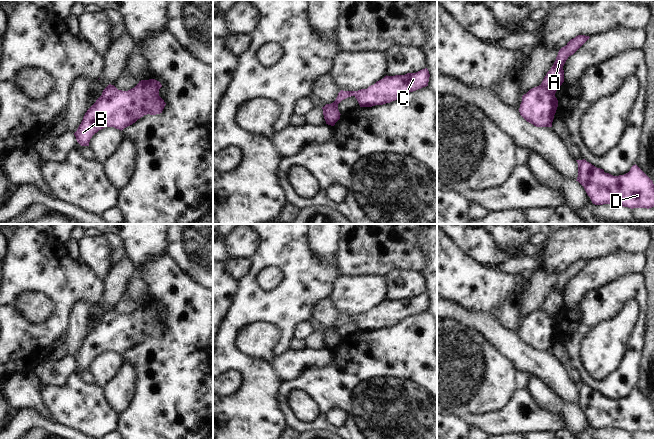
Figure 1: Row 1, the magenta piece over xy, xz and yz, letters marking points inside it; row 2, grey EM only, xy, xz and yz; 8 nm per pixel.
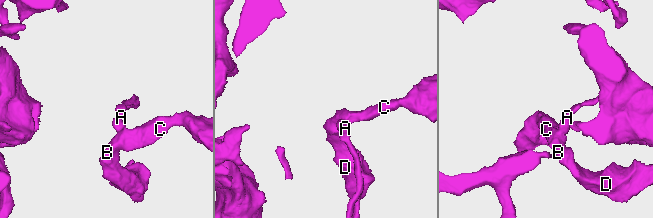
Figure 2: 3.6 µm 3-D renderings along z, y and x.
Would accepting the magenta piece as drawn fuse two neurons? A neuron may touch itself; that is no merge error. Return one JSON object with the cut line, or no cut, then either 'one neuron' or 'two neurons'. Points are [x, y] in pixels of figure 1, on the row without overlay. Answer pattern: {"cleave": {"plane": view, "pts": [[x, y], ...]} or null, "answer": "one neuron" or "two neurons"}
{"cleave": {"plane": "yz", "pts": [[539, 309], [543, 310], [554, 320]]}, "answer": "two neurons"}

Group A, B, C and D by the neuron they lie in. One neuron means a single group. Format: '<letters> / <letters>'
A / B C D

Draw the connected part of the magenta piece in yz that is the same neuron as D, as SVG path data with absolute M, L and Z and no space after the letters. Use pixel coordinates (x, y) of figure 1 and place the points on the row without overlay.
M585 383L576 385L576 405L584 411L593 428L613 428L631 433L654 431L653 405L636 388L628 397L613 400Z

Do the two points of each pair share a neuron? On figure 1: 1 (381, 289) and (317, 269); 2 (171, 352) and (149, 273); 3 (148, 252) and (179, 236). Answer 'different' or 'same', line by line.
1: different
2: same
3: different

